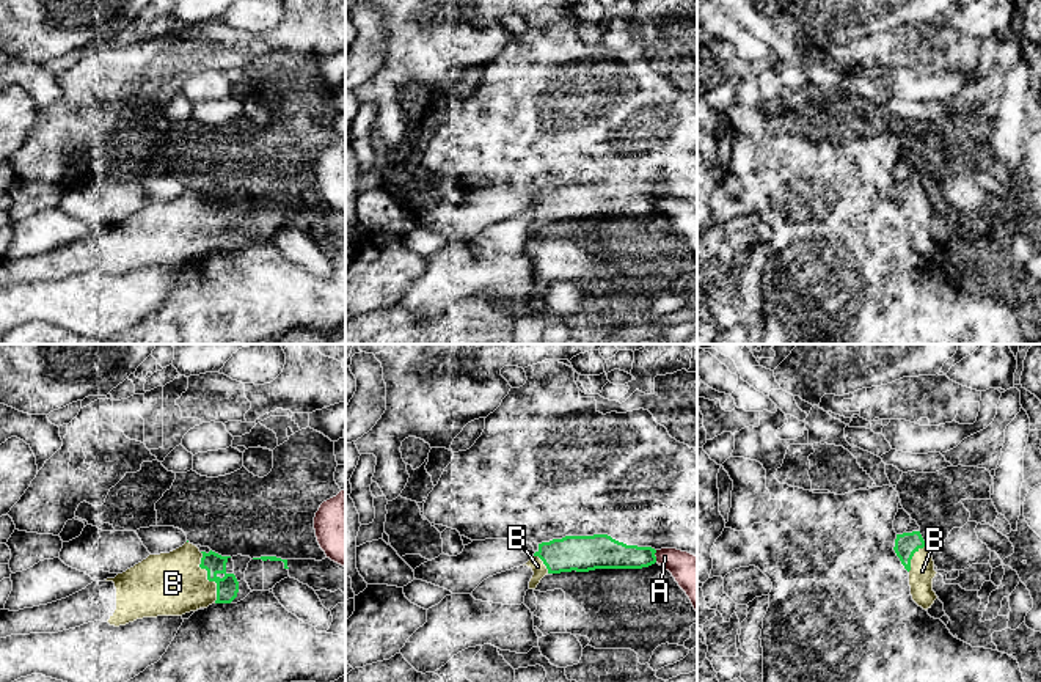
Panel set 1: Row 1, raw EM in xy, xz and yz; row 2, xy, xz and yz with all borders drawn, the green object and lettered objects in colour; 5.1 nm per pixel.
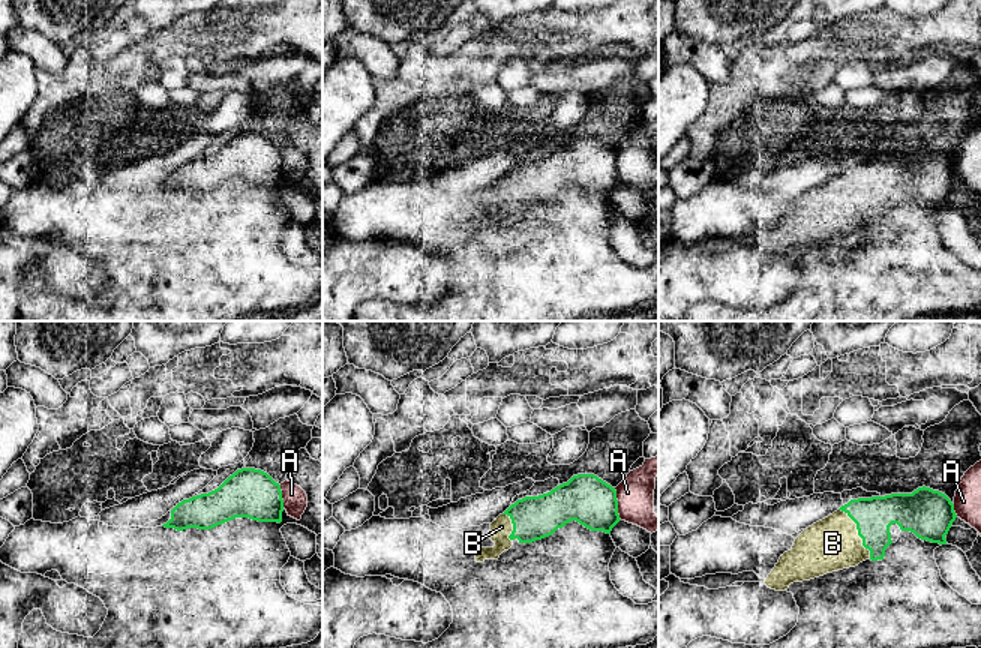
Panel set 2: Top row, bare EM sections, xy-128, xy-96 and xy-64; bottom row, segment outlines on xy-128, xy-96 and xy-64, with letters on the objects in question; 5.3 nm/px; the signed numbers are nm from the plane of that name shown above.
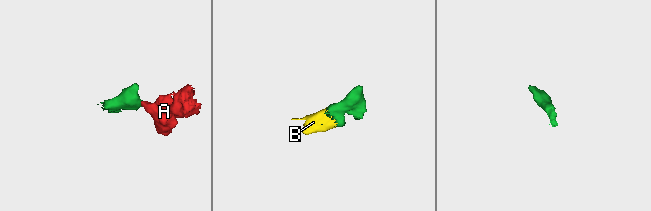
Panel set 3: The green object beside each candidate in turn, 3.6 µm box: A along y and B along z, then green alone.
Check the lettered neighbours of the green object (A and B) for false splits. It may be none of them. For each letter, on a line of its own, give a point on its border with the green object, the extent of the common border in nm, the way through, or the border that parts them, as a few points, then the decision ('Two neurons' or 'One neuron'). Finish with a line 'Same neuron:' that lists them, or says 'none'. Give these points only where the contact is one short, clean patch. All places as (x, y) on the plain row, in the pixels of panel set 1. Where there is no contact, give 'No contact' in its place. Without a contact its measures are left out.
A: Touches green at xz (655, 205). Shared border 60 nm. Boundary: xz (657, 198), (655, 209). Two neurons
B: Touches green at xy (208, 227). Shared border 280 nm. Path across: xy (228, 234), (219, 234), (208, 227), (186, 227), (173, 231). One neuron
Same neuron: B

